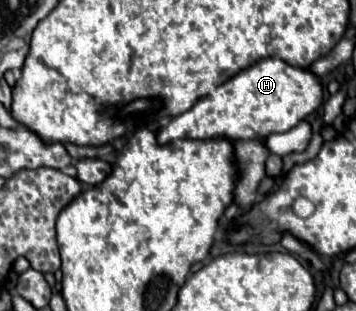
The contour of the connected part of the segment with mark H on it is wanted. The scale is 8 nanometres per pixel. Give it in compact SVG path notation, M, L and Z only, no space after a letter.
M264 58L232 76L232 80L220 84L220 88L212 90L208 96L200 98L188 112L174 116L156 132L156 142L168 144L176 138L228 138L232 142L264 140L274 132L288 132L320 106L322 86L312 72L290 66L280 58Z

